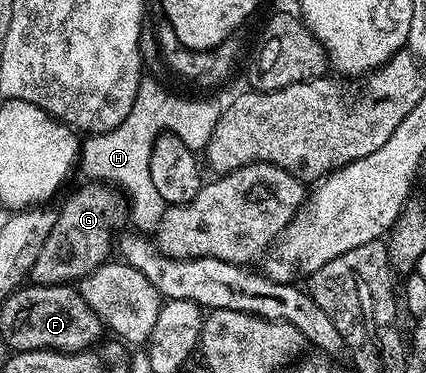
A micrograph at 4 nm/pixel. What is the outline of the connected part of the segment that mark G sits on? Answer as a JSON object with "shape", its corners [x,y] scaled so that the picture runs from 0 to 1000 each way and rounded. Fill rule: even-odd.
{"shape":[[[211,485],[200,493],[155,547],[146,568],[134,568],[122,627],[131,651],[141,657],[146,678],[164,678],[169,732],[197,732],[214,737],[230,716],[261,692],[258,660],[270,660],[268,609],[277,609],[298,584],[300,566],[277,536],[279,515],[265,499],[228,485]],[[277,520],[277,523],[275,523]]]}

